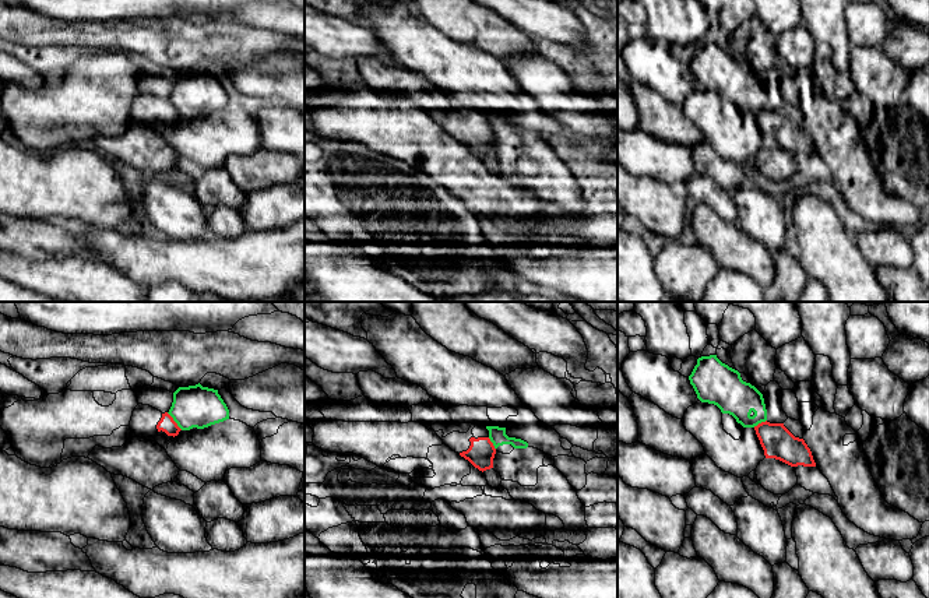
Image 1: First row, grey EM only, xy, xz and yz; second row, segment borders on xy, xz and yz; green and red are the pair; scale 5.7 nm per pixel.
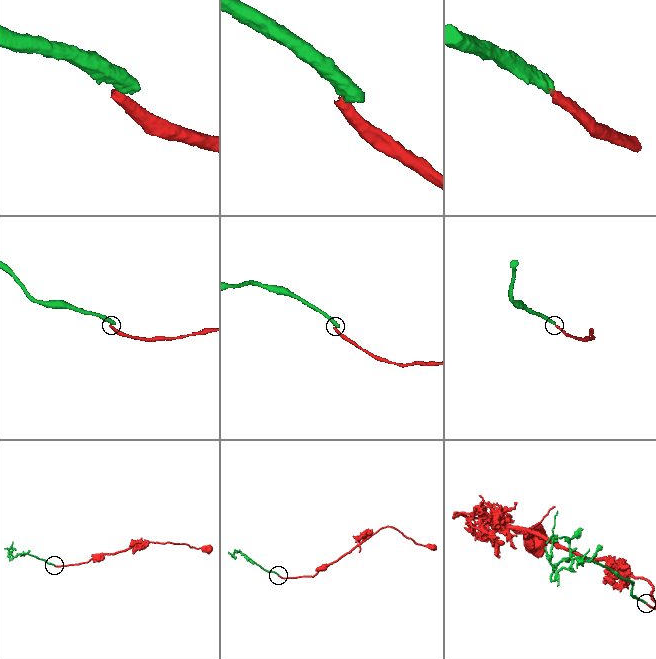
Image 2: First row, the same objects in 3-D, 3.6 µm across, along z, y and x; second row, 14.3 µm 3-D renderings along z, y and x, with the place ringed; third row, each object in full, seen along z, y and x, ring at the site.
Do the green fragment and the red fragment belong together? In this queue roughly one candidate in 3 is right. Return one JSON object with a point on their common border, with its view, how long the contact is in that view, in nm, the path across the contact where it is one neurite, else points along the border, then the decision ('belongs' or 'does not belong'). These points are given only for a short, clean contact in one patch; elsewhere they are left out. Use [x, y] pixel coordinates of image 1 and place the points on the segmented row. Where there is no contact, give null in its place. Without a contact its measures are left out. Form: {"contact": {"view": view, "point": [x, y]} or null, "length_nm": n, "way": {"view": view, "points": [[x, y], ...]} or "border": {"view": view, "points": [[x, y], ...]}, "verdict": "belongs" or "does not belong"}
{"contact": {"view": "xy", "point": [173, 419]}, "length_nm": 140, "border": {"view": "xy", "points": [[166, 412], [182, 429]]}, "verdict": "does not belong"}

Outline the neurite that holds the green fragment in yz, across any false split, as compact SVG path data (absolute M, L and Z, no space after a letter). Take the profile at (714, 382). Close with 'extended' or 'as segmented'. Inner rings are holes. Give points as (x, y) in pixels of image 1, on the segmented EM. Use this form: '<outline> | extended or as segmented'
M717 355L698 358L689 380L701 402L717 405L743 428L754 428L767 421L763 394Z | as segmented

